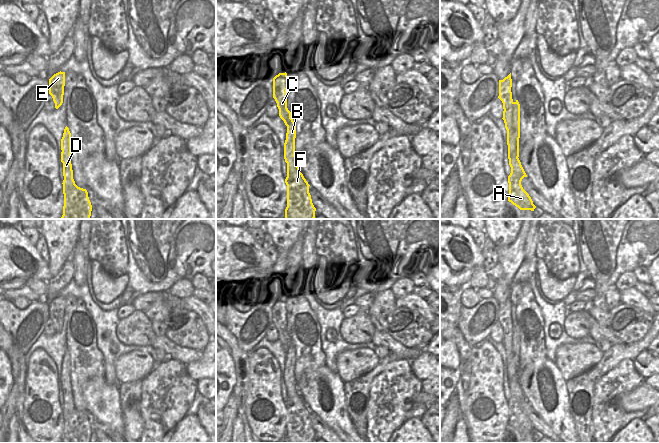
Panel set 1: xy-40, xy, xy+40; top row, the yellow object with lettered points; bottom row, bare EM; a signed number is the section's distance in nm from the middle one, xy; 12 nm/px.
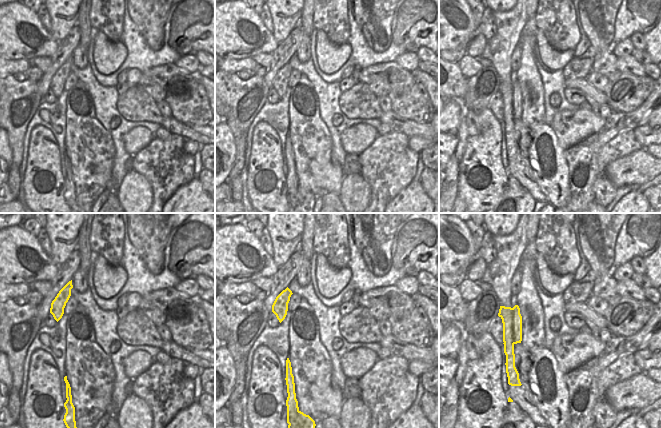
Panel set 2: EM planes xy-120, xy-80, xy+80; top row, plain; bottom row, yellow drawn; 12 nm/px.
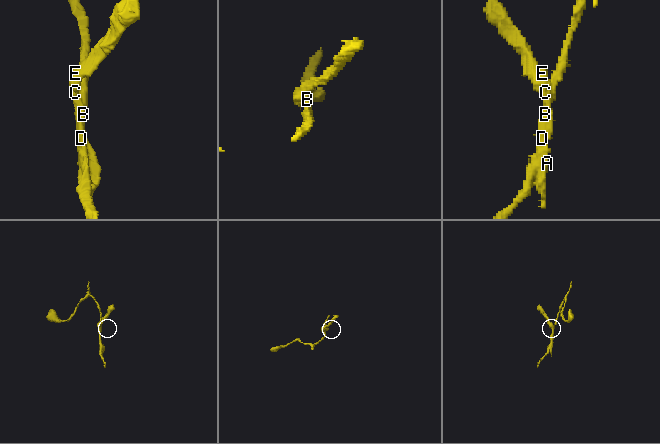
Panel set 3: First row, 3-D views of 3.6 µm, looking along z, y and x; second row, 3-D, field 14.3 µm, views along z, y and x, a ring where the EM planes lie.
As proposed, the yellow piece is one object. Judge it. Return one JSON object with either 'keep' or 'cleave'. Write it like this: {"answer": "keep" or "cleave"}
{"answer": "cleave"}

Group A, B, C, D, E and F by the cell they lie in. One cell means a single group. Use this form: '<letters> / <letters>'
A C E F / B D

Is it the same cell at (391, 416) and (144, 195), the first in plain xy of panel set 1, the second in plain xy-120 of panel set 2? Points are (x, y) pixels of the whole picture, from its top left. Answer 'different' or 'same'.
different

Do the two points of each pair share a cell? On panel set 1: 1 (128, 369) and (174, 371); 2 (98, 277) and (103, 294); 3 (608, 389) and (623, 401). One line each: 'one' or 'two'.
1: two
2: one
3: two

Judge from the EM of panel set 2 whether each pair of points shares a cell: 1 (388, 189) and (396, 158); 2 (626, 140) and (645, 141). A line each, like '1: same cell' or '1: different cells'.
1: same cell
2: different cells

